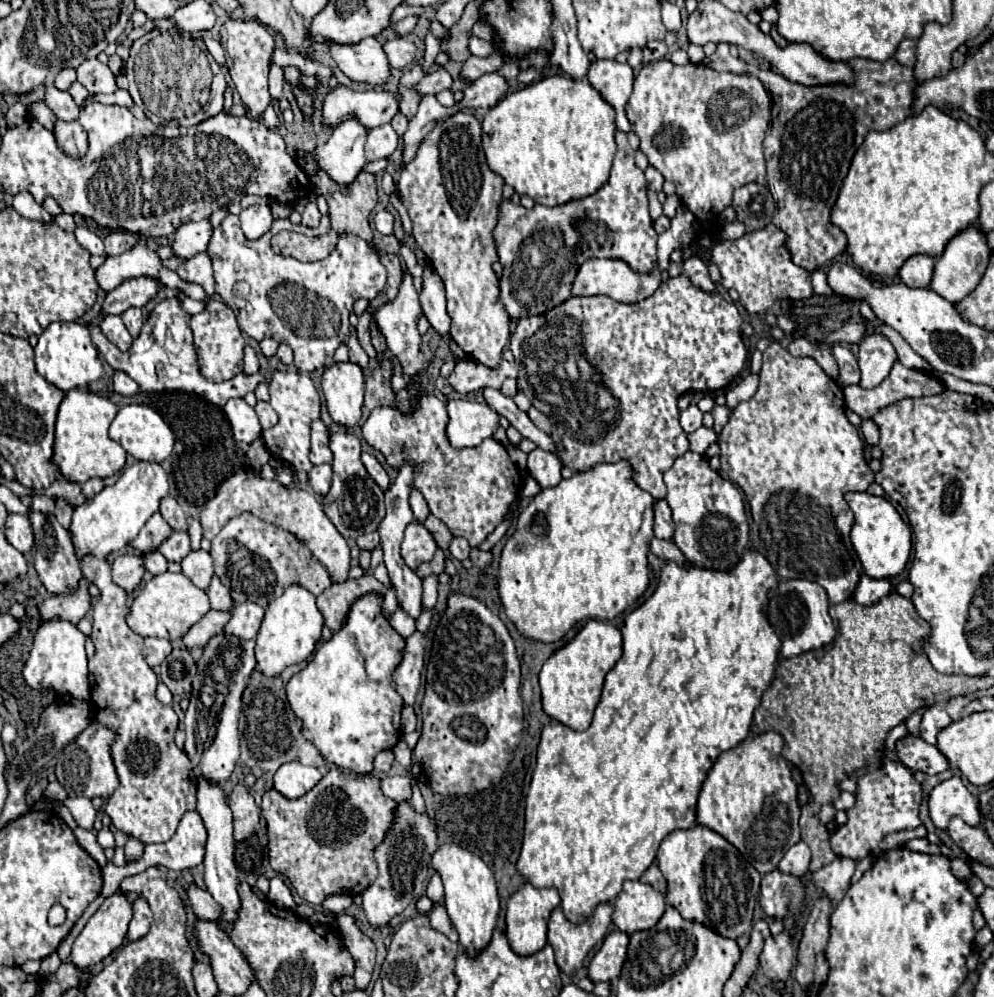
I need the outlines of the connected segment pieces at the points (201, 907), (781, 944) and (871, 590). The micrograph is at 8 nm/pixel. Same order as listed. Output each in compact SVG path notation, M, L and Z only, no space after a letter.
M191 881L187 885L187 897L189 897L191 907L199 919L207 919L207 921L219 919L219 905L213 901L213 897L205 889L199 889L195 885L195 881Z
M779 933L765 939L763 951L759 955L759 965L769 979L785 981L793 967L793 959L795 951L791 945L791 937L787 933Z
M861 575L859 579L859 585L853 593L853 599L859 601L861 605L871 605L871 603L877 603L879 599L883 599L885 595L891 593L891 583L887 579L871 579L867 575Z

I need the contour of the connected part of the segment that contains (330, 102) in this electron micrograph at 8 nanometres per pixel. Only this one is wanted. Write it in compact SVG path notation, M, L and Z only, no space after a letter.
M337 85L331 89L321 107L323 125L335 127L355 117L367 131L385 125L399 111L399 103L389 91L357 91L349 85Z

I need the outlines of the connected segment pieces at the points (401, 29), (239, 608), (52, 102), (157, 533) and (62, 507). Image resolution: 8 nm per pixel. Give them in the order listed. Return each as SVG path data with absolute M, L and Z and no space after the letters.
M409 15L409 17L405 17L403 21L399 21L397 25L393 25L393 29L395 29L397 35L407 35L407 33L413 31L415 23L417 23L417 17L415 17L415 15Z
M245 601L245 603L237 603L231 615L231 621L225 625L225 633L227 635L235 635L239 639L255 639L261 619L263 619L265 609L259 607L257 603Z
M47 85L45 89L45 103L55 113L55 117L61 121L75 121L79 115L79 107L73 101L73 97L65 91L55 89L53 85Z
M155 513L145 527L141 529L141 533L137 535L137 539L133 539L129 545L133 549L137 549L139 553L151 553L155 549L159 549L159 545L171 535L171 527L167 525L167 521L163 521L161 513Z
M57 499L57 507L55 507L55 517L57 517L57 521L69 531L69 527L71 527L71 513L73 513L73 505L71 503L67 503L67 501L63 501L63 499Z

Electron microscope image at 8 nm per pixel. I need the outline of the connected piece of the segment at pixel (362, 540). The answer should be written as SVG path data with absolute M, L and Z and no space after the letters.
M371 531L371 533L365 533L365 535L361 535L359 539L357 539L357 545L359 545L359 549L375 549L377 545L379 545L379 533L377 531Z

